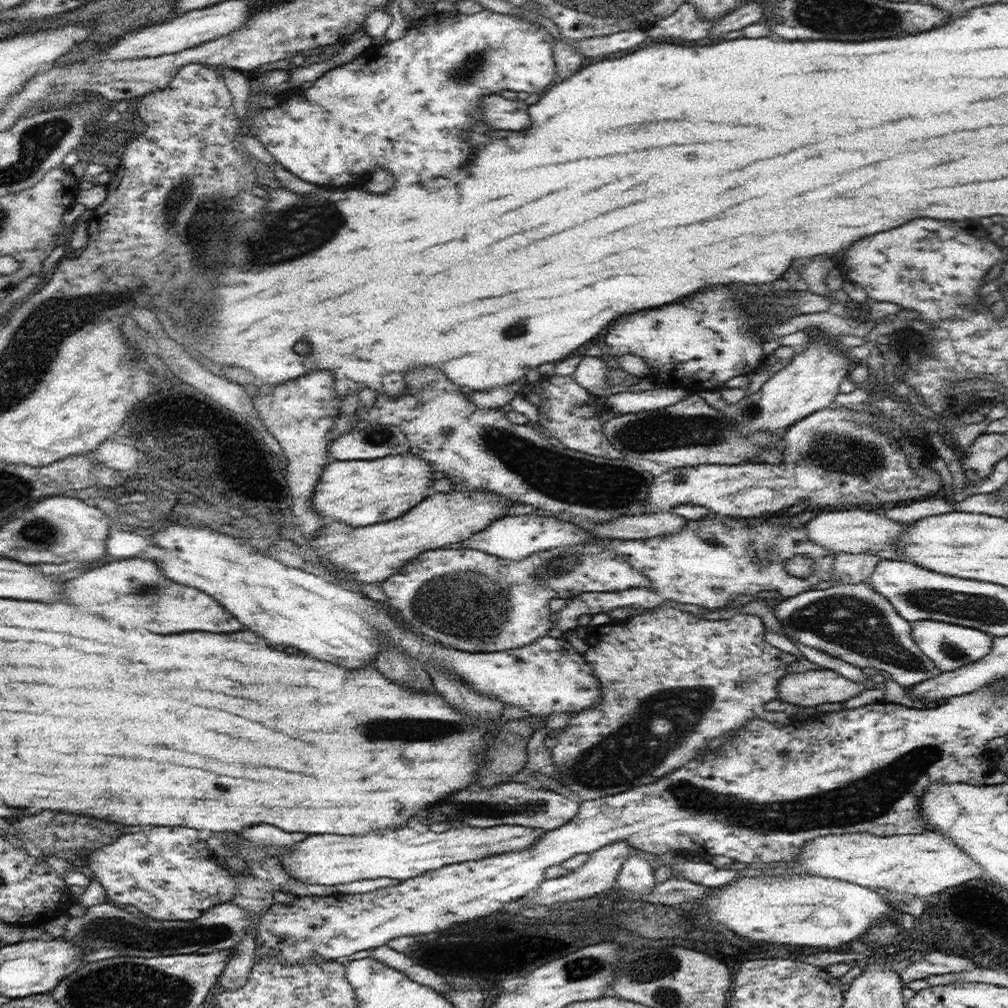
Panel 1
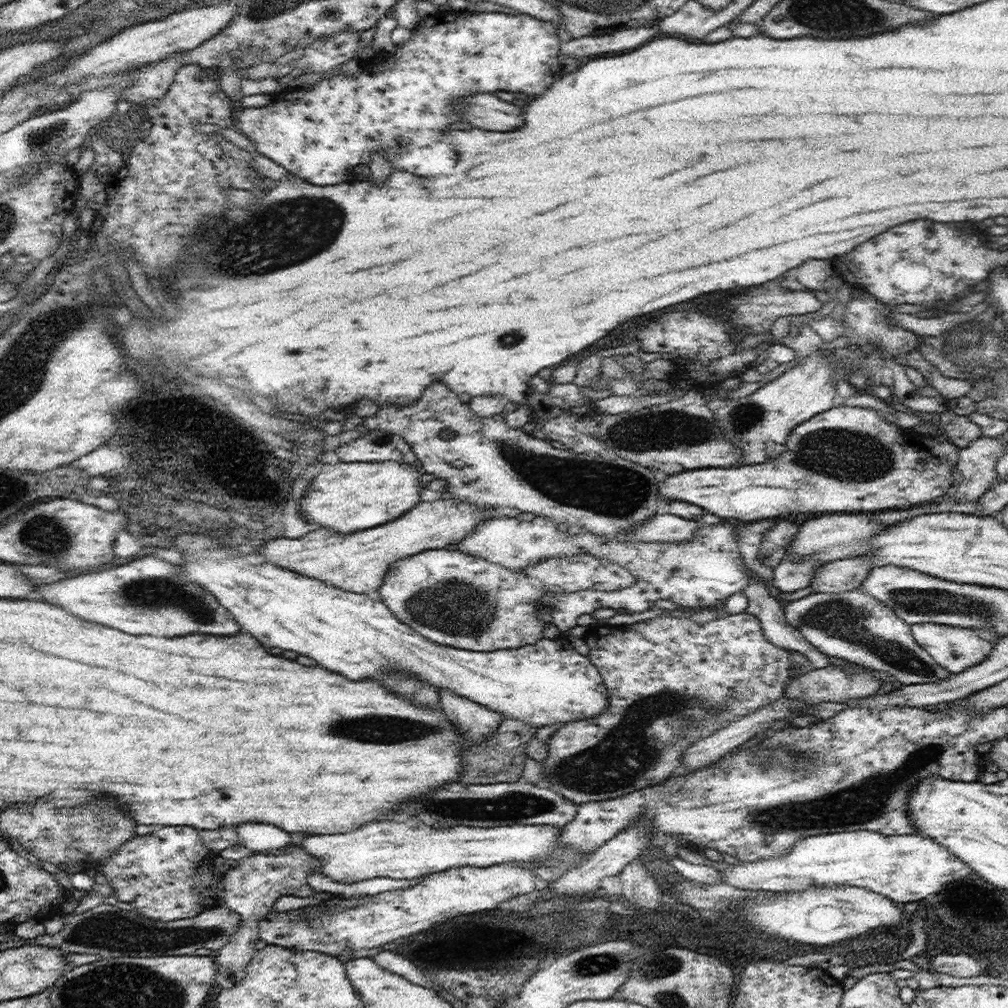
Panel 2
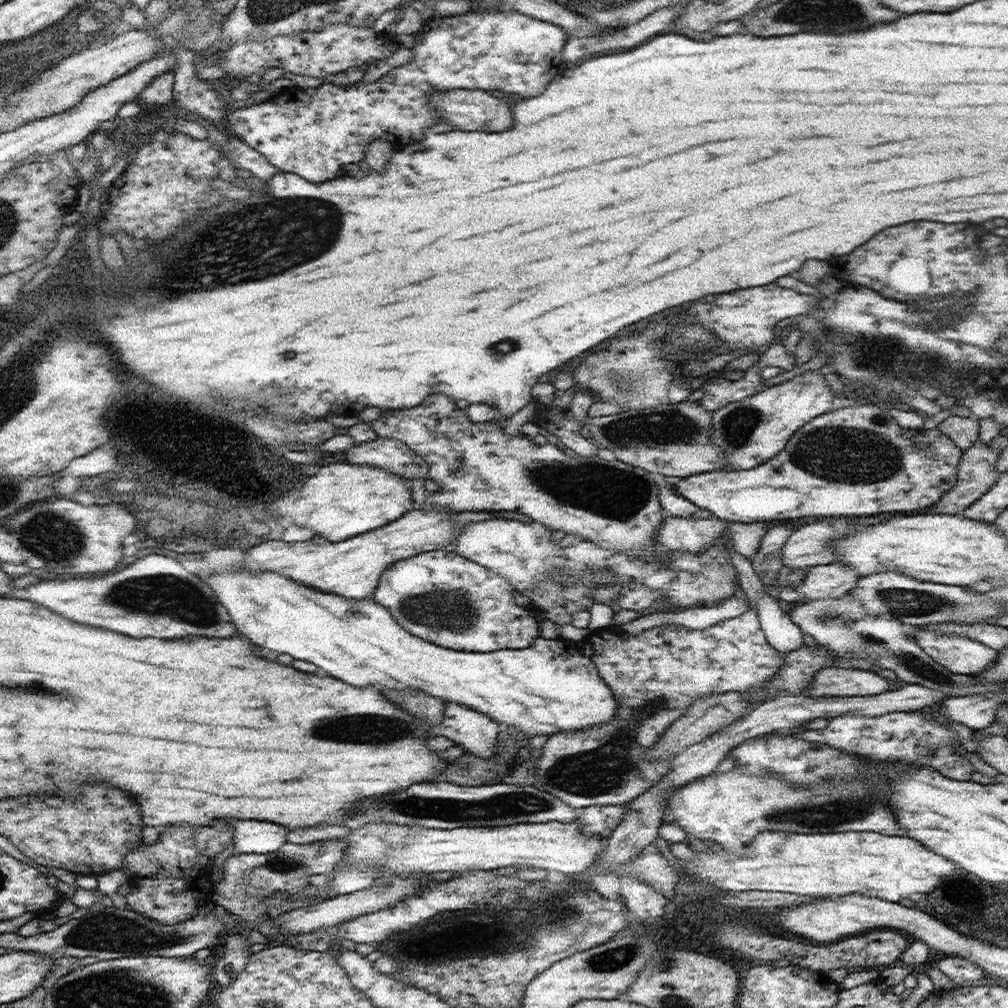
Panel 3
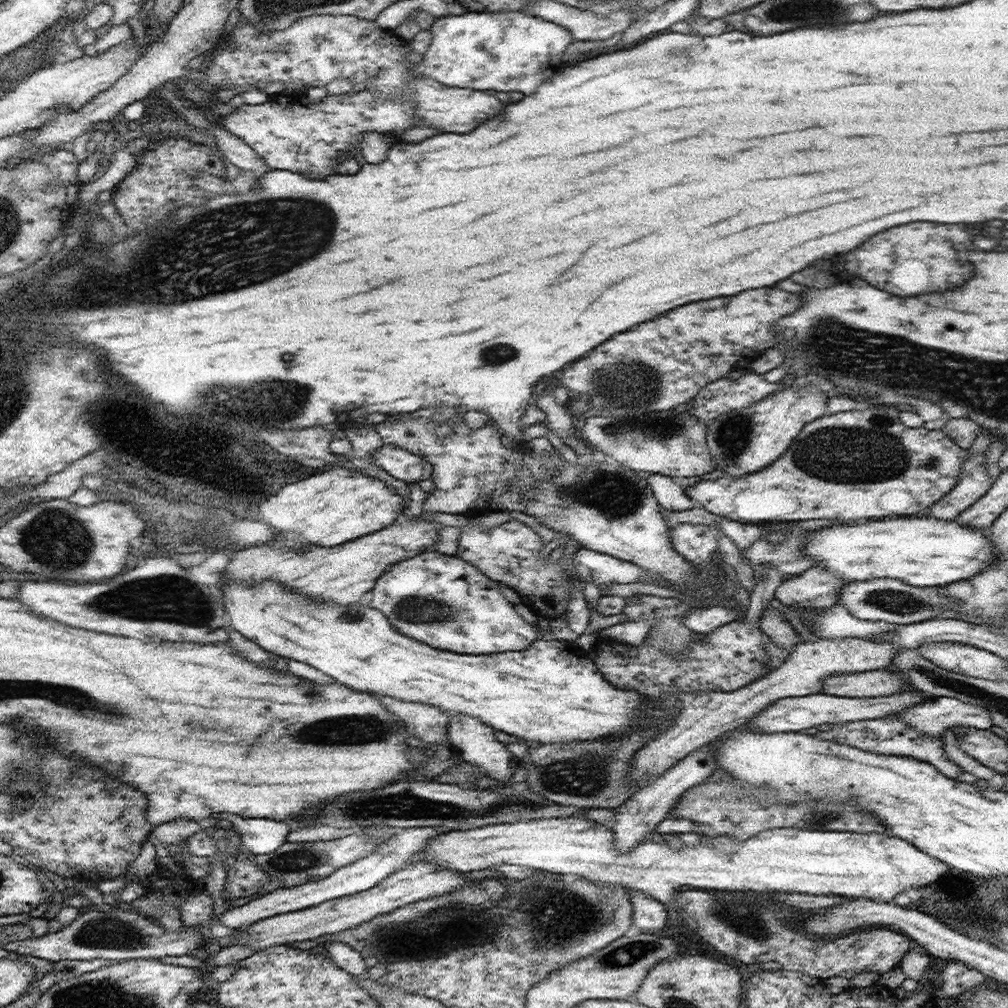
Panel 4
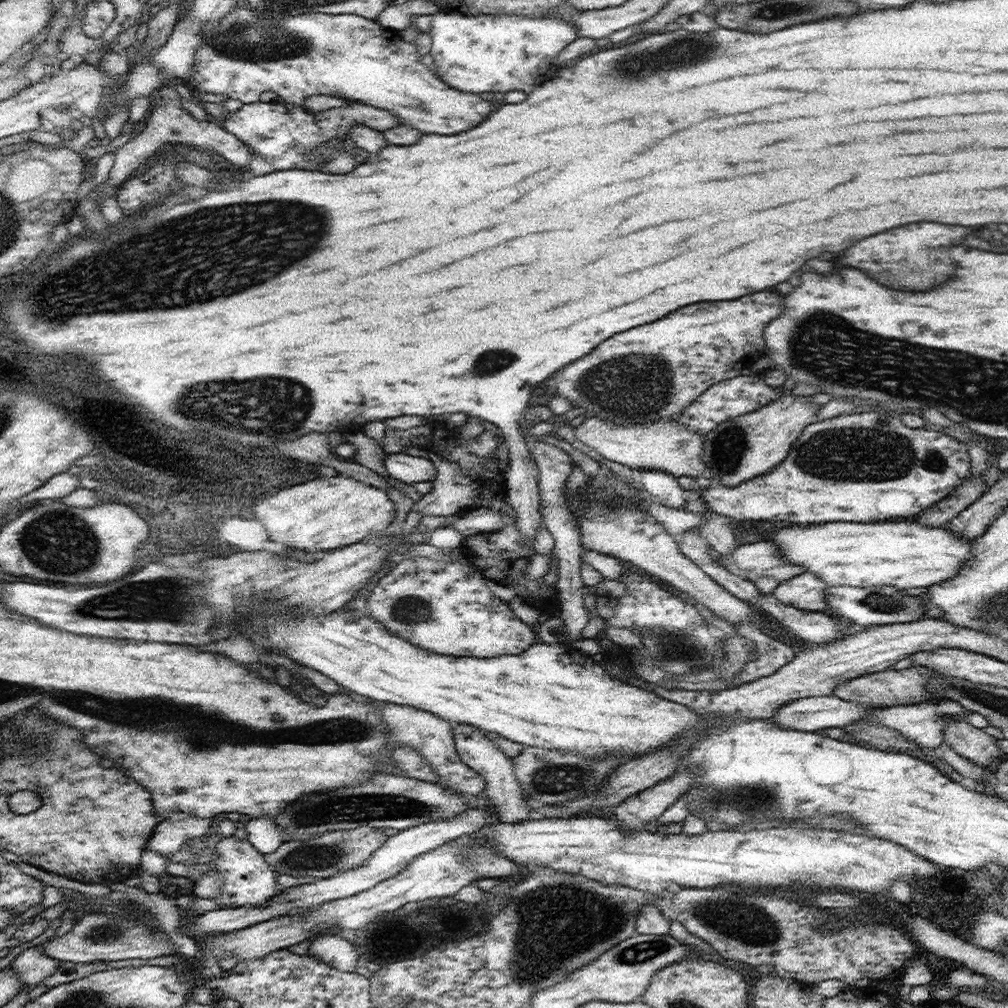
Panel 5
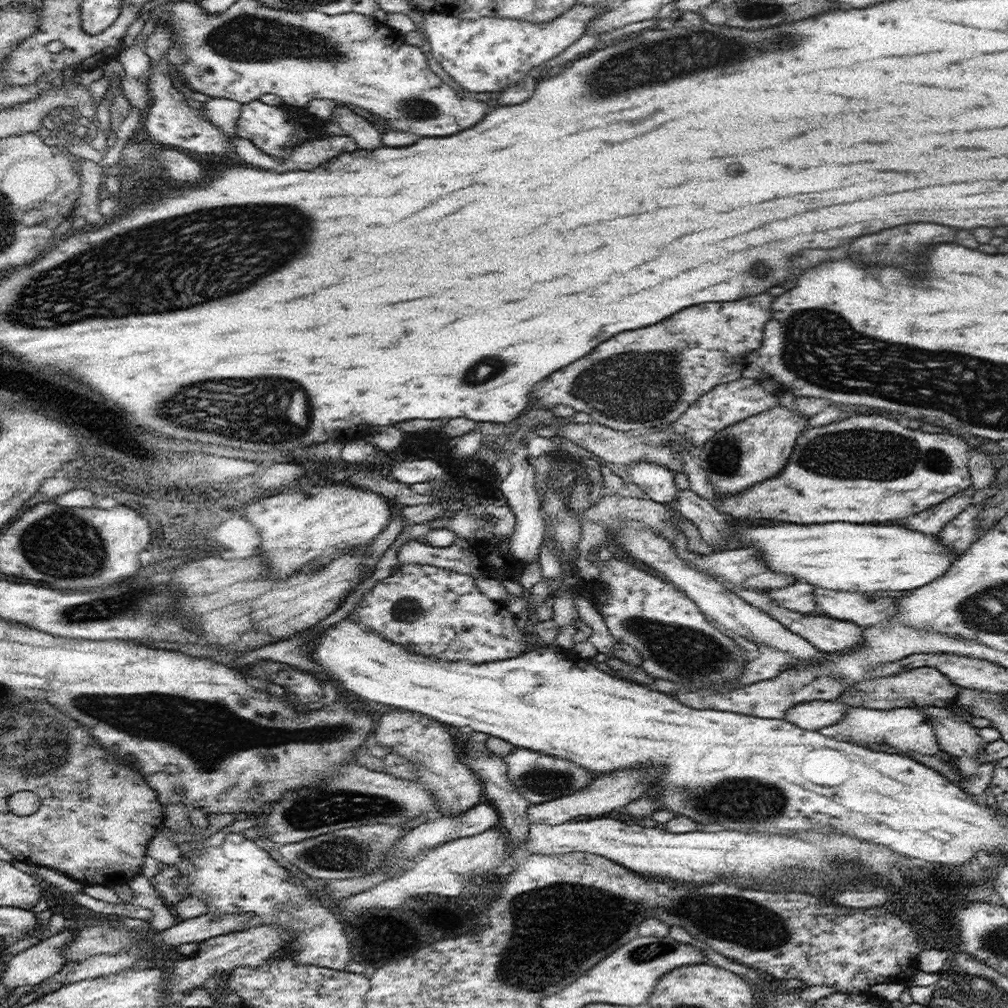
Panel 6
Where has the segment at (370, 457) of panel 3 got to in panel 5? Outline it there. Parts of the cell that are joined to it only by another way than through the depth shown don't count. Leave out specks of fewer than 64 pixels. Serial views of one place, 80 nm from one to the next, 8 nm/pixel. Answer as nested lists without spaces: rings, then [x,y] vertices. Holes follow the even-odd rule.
[[[386,452],[385,467],[391,478],[405,482],[434,481],[437,468],[431,460],[408,454],[392,454]]]

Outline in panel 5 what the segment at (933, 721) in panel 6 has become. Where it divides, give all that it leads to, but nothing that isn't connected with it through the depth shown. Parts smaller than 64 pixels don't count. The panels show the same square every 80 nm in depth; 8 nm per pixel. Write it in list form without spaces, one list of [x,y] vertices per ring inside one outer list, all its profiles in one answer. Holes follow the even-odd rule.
[[[949,720],[944,726],[944,745],[951,746],[959,756],[965,757],[982,767],[994,767],[1004,760],[1006,756],[998,748],[997,741],[968,722]]]

